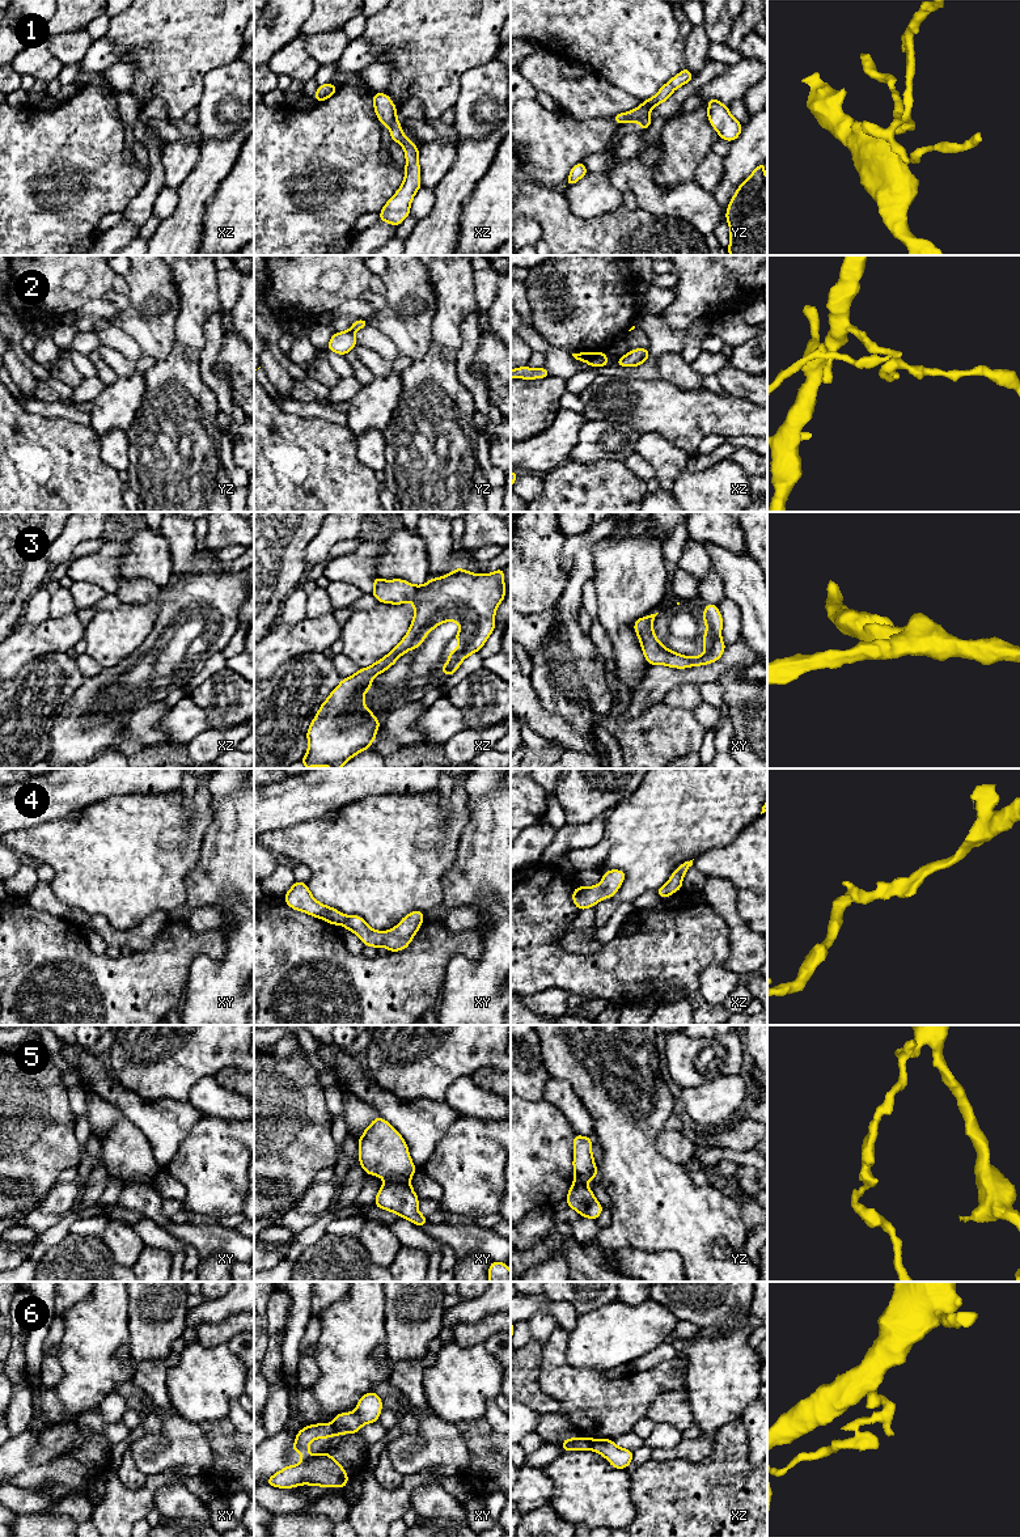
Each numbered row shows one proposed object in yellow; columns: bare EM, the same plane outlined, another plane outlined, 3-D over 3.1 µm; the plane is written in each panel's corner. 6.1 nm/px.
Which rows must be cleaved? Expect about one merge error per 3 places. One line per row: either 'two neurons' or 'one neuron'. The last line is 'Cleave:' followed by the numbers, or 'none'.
1: two neurons
2: two neurons
3: one neuron
4: one neuron
5: two neurons
6: two neurons
Cleave: 1, 2, 5, 6

